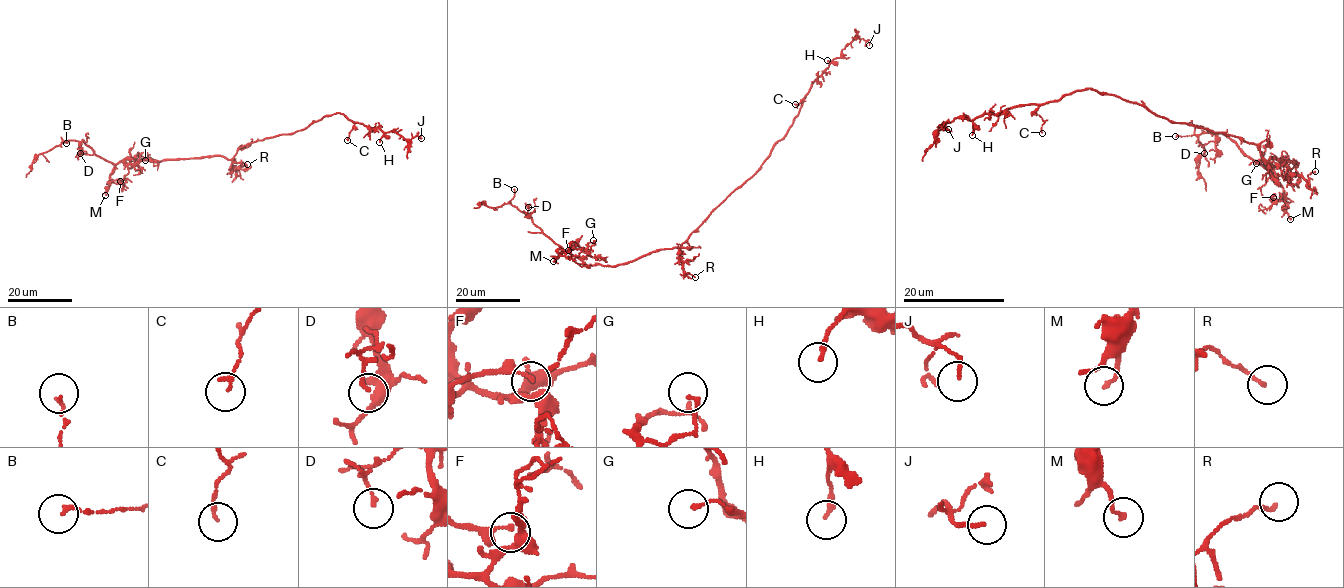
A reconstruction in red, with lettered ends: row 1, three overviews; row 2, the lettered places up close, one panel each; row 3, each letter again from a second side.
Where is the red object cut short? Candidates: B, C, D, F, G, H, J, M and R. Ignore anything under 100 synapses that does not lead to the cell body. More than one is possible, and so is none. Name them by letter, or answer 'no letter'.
no letter

